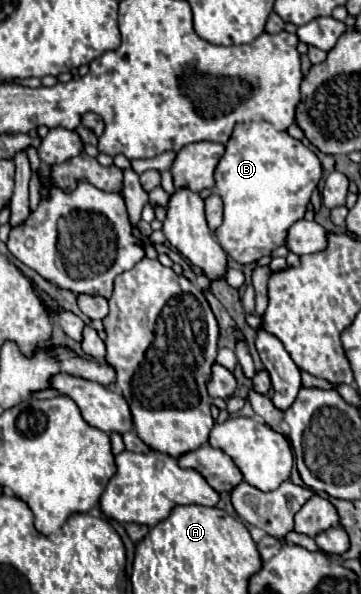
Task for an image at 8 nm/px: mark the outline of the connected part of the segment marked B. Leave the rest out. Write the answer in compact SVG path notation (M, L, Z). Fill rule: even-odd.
M264 120L236 124L226 144L226 152L216 166L214 172L216 184L212 188L212 192L216 192L224 200L224 220L214 230L222 250L228 256L232 256L238 264L254 264L262 256L270 256L272 250L276 250L278 246L284 246L288 228L296 220L304 218L306 206L310 202L310 194L318 186L320 176L322 176L322 166L316 154L310 148L306 148L300 140L294 140L288 132L280 132Z

